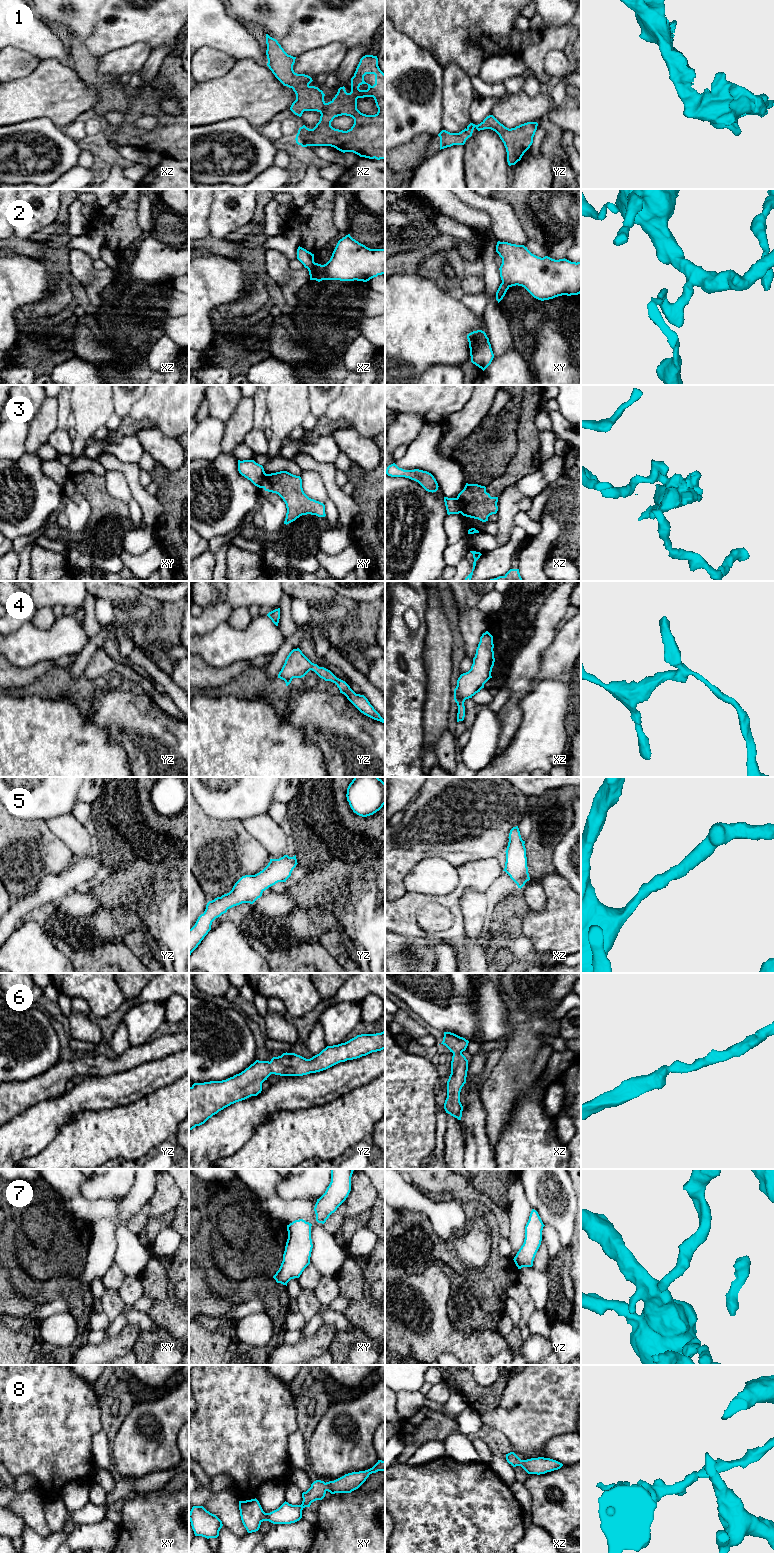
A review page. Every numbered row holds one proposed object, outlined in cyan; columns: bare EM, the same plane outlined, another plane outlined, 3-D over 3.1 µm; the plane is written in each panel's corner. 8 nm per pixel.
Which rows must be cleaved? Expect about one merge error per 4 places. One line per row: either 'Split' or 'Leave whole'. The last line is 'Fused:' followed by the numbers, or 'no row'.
1: Leave whole
2: Split
3: Split
4: Leave whole
5: Leave whole
6: Leave whole
7: Leave whole
8: Leave whole
Fused: 2, 3

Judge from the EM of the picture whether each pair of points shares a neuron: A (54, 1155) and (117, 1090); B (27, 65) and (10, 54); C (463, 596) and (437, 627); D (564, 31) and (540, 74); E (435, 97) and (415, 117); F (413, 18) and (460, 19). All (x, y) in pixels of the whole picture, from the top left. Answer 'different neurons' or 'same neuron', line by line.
A: different neurons
B: same neuron
C: different neurons
D: same neuron
E: same neuron
F: same neuron

